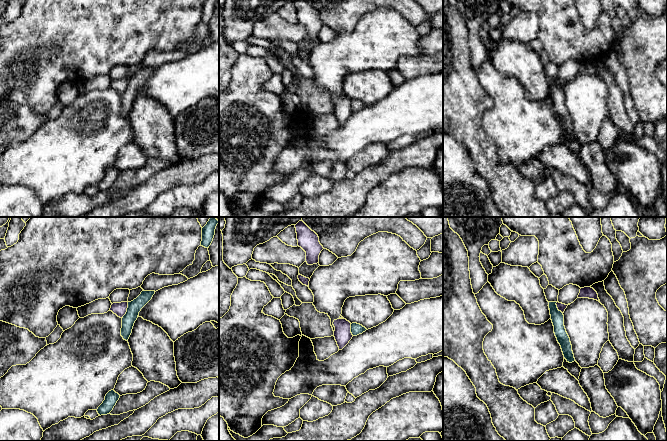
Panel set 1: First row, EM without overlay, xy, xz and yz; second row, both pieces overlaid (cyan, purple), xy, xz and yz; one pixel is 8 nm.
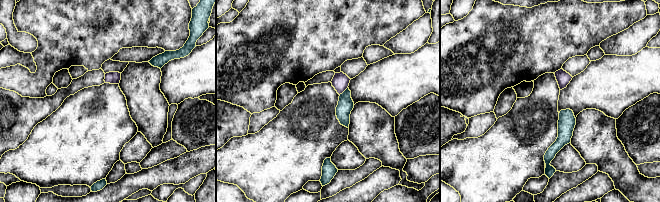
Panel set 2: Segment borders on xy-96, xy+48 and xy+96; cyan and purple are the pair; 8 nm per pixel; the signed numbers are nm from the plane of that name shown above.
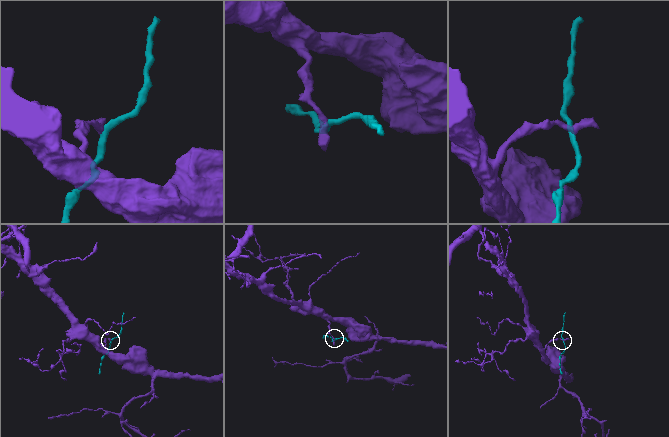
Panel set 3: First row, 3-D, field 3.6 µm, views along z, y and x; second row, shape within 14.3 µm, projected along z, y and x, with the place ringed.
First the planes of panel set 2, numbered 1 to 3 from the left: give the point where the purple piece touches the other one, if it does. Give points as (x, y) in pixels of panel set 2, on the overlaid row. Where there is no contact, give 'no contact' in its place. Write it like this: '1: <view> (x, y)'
1: no contact
2: xy+48 (344, 91)
3: no contact

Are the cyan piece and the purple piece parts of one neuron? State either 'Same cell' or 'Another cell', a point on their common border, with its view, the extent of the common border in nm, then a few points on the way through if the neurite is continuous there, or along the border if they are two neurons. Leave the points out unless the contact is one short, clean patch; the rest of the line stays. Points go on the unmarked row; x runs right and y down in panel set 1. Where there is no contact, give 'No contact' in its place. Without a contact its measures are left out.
Another cell. Touches cyan at xy (127, 86). Shared border 140 nm. Boundary: xy (128, 78), (126, 89), (122, 94)

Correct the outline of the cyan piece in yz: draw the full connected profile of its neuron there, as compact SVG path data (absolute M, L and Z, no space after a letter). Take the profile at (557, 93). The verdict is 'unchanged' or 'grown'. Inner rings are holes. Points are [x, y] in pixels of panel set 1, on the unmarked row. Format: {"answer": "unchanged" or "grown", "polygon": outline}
{"answer": "unchanged", "polygon": "M549 78L548 81L550 85L551 96L554 102L554 109L558 119L561 122L564 134L567 136L567 138L572 139L575 137L575 134L572 127L570 114L564 102L564 91L558 86L556 79L557 78Z"}

